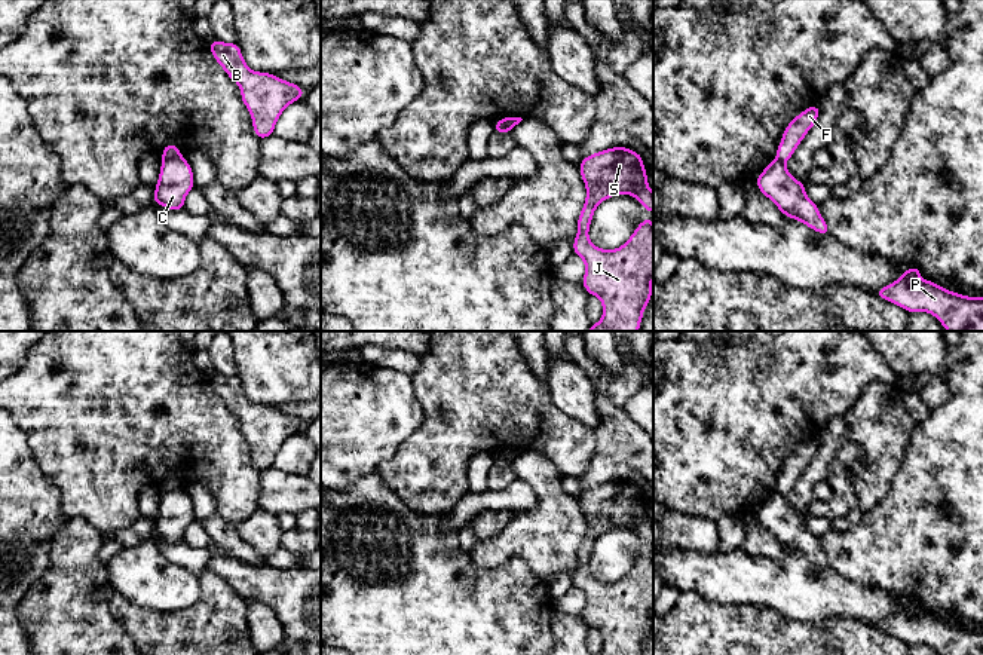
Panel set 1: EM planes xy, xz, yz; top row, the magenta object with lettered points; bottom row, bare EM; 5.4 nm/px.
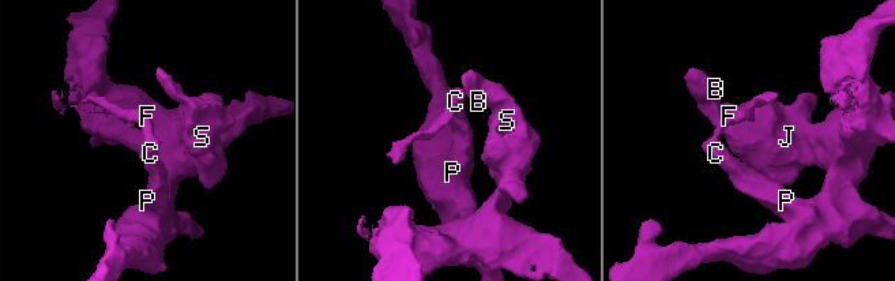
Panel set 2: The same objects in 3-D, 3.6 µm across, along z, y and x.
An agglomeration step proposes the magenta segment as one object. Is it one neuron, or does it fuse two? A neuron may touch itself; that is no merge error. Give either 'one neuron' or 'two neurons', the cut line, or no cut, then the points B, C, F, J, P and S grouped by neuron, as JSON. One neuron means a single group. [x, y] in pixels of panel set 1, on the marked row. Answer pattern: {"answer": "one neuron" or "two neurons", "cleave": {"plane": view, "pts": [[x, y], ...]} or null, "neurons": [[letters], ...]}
{"answer": "two neurons", "cleave": {"plane": "xy", "pts": [[180, 153], [162, 161]]}, "neurons": [["B", "C", "J", "P", "S"], ["F"]]}

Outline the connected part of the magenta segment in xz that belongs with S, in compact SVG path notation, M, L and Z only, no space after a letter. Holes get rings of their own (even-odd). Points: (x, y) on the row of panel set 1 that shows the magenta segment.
M612 147L587 156L579 163L579 172L587 187L584 208L578 217L578 235L573 239L573 254L585 261L584 288L590 296L600 299L603 316L591 324L588 331L639 331L644 307L652 299L653 279L653 223L649 212L653 209L653 192L647 183L643 156L622 147ZM616 195L634 196L646 209L647 217L636 227L630 239L616 250L601 250L588 236L595 208Z

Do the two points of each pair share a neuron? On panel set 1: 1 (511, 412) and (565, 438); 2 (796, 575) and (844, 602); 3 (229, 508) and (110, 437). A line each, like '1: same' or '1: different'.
1: same
2: same
3: same

